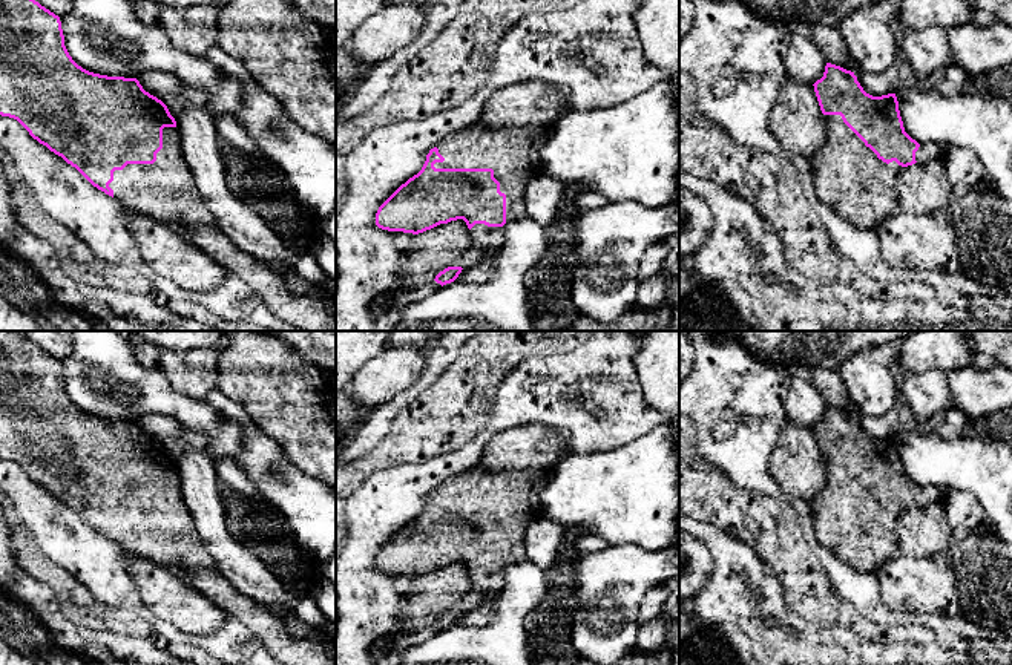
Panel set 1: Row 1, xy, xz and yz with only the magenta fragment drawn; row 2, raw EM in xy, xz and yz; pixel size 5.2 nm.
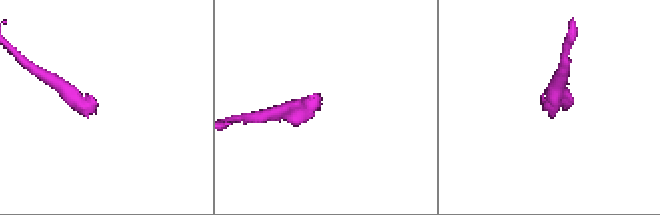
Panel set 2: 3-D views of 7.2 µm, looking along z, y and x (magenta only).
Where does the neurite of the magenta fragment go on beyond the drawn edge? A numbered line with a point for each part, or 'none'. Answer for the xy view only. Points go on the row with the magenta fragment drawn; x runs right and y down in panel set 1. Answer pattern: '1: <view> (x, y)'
1: xy (164, 190)

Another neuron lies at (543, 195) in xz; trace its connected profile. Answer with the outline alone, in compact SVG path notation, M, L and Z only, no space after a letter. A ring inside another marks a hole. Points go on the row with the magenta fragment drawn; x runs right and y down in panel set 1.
M546 175L534 178L526 187L526 210L531 219L544 228L552 224L561 208L564 185Z

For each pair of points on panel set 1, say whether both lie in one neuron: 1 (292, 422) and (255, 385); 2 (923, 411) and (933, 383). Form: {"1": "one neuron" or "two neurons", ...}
{"1": "one neuron", "2": "one neuron"}

